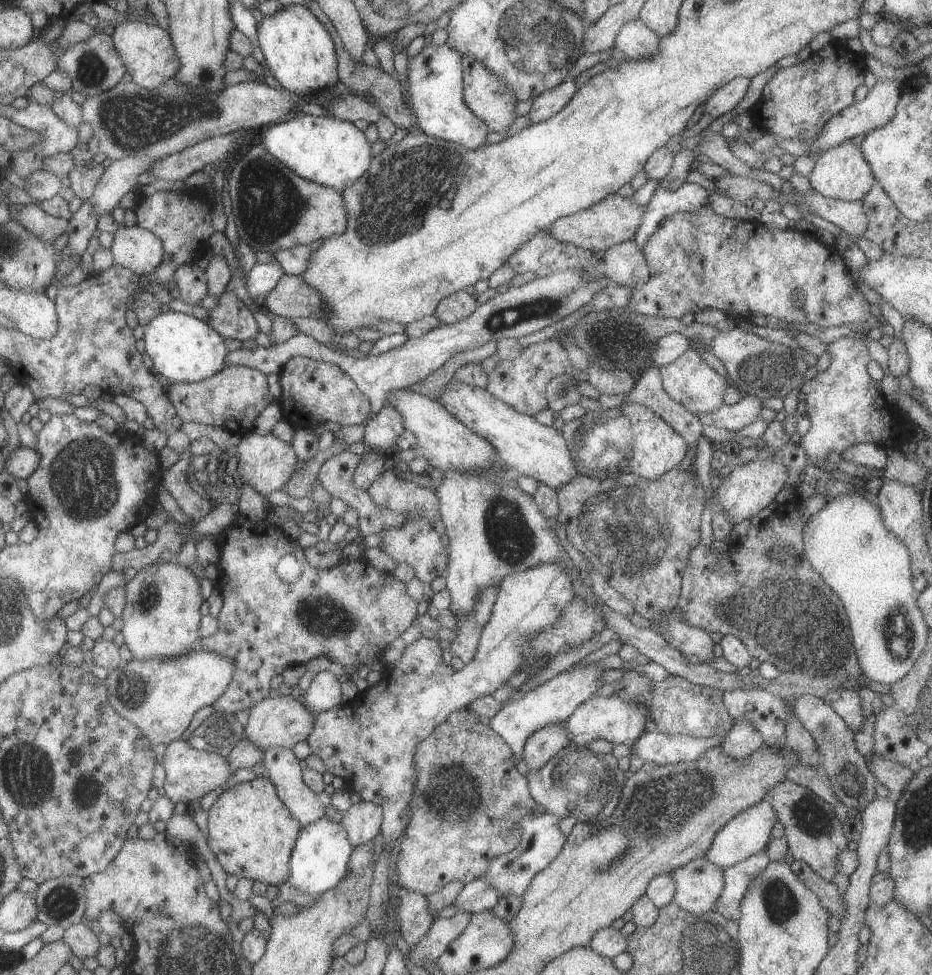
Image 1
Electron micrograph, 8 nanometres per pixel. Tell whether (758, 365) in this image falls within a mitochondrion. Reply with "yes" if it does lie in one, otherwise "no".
yes

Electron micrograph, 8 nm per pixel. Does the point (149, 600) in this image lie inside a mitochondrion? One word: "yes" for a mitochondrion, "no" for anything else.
yes

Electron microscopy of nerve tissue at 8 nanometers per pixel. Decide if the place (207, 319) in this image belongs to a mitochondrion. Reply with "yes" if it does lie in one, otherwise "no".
no

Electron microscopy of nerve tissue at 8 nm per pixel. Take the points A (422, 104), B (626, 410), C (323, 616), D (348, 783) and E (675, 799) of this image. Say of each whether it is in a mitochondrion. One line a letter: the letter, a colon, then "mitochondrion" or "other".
A: other
B: other
C: mitochondrion
D: other
E: mitochondrion

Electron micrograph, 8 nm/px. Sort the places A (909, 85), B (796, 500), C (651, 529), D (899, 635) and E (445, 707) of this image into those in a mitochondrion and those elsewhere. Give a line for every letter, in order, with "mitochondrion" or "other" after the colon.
A: other
B: other
C: mitochondrion
D: mitochondrion
E: other

